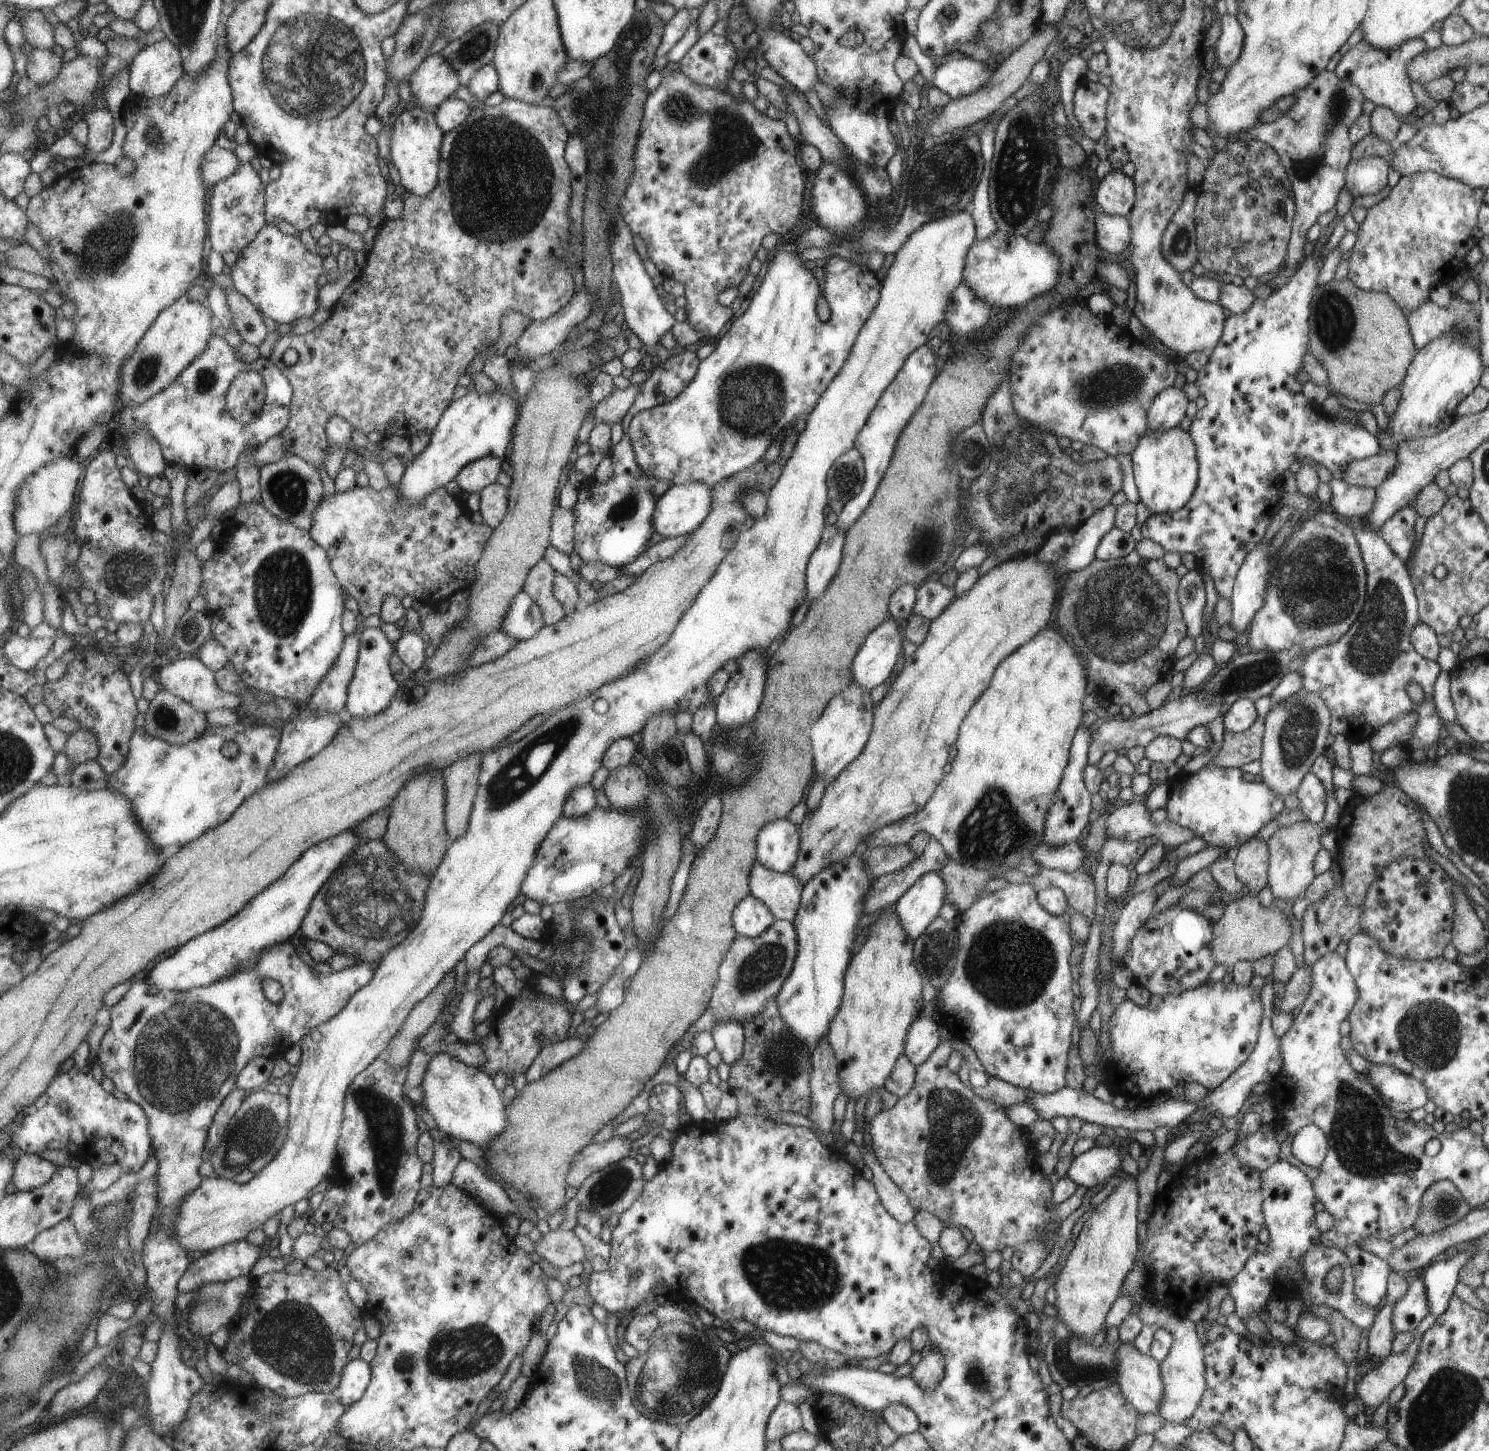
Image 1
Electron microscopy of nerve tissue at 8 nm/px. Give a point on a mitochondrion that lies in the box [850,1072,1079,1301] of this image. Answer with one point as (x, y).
(953, 1121)

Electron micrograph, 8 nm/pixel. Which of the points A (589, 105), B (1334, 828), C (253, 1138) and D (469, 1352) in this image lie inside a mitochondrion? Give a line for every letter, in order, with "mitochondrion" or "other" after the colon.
A: mitochondrion
B: other
C: mitochondrion
D: mitochondrion

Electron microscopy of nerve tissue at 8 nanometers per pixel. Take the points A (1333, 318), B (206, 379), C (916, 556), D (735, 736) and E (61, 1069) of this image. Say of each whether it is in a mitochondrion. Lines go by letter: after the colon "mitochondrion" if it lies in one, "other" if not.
A: mitochondrion
B: mitochondrion
C: mitochondrion
D: mitochondrion
E: other

